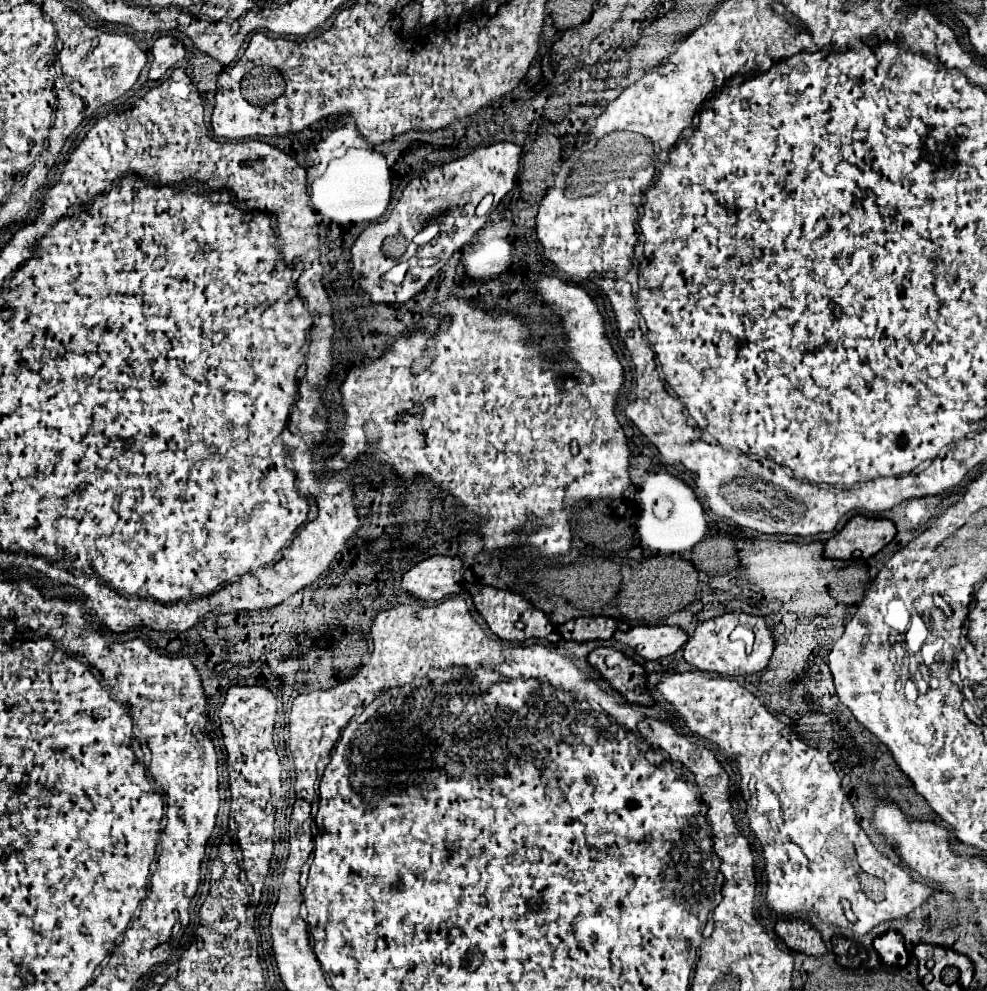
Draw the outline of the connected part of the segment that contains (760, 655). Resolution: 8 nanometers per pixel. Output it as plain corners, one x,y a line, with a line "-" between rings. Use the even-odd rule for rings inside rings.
728,612
728,614
722,614
722,616
716,616
712,620
706,620
702,622
692,640
686,642
684,646
684,660
698,668
698,670
706,670
706,672
716,672
716,674
724,674
724,676
742,676
742,674
752,674
752,672
758,672
758,670
764,670
766,664
768,664
768,658
774,650
774,640
772,640
772,634
770,630
766,628
764,620
758,618
758,616
750,616
750,614
742,614
742,612
-
738,626
748,626
756,640
754,640
754,648
750,654
746,652
732,652
732,648
728,644
732,643
729,639
730,632

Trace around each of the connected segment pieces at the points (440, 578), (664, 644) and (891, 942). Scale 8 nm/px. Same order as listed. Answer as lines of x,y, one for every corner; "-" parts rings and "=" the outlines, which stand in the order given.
430,556
414,564
402,576
402,588
420,600
442,600
460,592
462,560
450,556
=
634,626
626,632
616,632
614,638
636,650
644,660
658,660
674,654
688,636
680,628
670,626
=
894,930
878,936
874,940
874,948
876,948
876,954
880,956
880,960
886,966
906,966
906,962
908,962
908,952
904,948
904,938

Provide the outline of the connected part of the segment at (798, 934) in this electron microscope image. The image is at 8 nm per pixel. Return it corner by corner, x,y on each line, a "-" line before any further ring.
802,920
776,924
776,934
794,952
802,952
812,958
822,958
828,952
820,934
814,928
810,928
810,924
802,922

